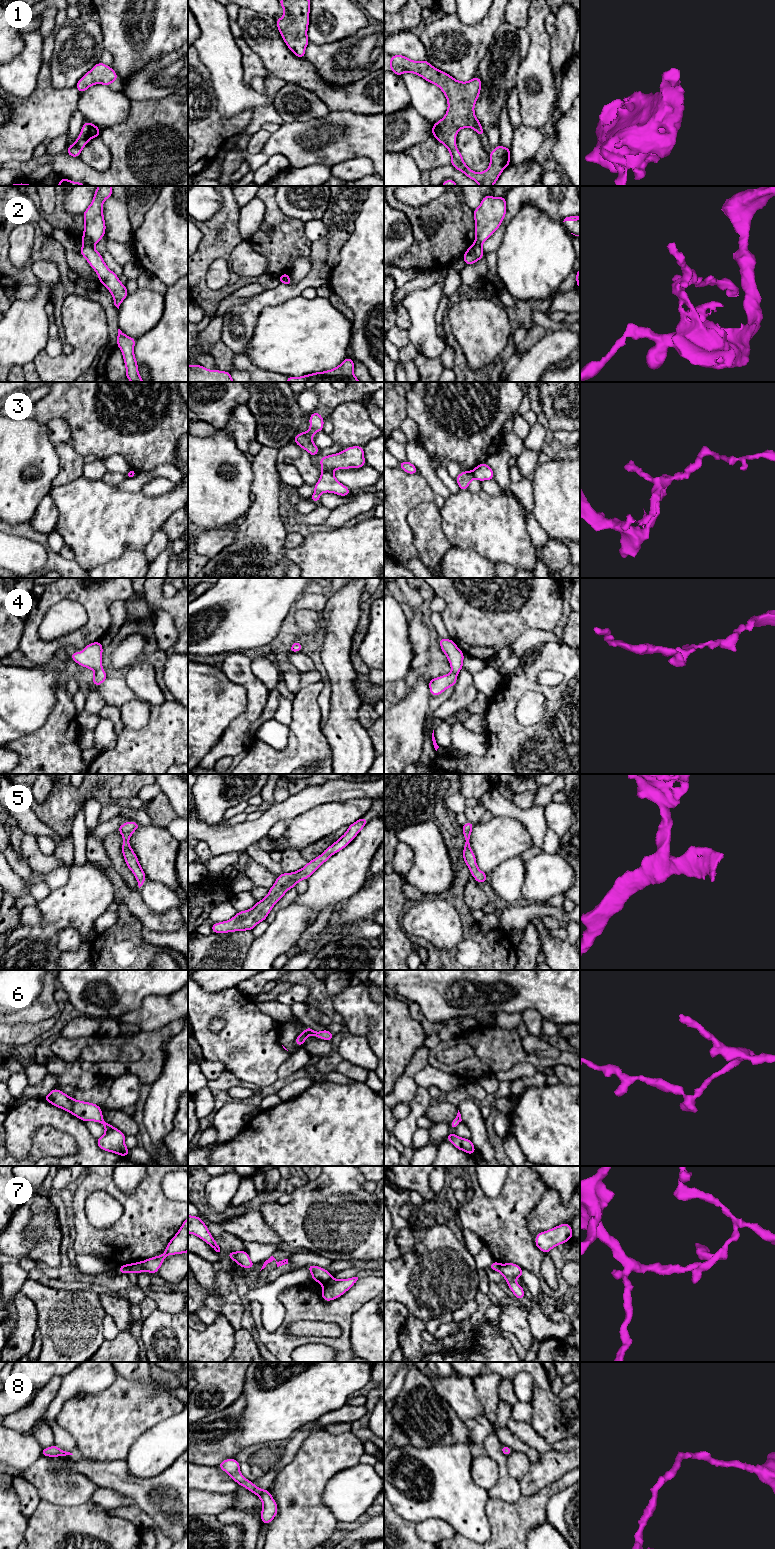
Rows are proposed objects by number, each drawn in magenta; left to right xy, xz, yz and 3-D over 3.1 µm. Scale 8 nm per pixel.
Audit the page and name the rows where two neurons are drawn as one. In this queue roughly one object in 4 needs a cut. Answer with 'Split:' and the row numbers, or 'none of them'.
Split: 2, 3, 7

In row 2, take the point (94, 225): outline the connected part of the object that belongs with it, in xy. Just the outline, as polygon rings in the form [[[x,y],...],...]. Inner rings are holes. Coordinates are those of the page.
[[[111,186],[97,187],[92,203],[83,213],[84,233],[81,238],[83,244],[94,246],[105,236],[106,225],[102,205],[112,195],[113,190]]]

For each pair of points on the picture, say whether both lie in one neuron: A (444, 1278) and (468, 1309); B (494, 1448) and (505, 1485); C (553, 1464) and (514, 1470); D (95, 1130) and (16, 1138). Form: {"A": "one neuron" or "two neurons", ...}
{"A": "two neurons", "B": "one neuron", "C": "two neurons", "D": "two neurons"}

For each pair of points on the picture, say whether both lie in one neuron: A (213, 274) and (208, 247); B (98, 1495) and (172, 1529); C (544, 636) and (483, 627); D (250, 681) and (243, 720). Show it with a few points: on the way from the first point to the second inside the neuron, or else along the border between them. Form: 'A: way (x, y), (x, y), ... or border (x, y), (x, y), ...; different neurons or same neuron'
A: border (227, 258), (210, 264), (207, 286); different neurons
B: border (105, 1488), (111, 1488), (128, 1496), (136, 1504); different neurons
C: border (546, 630), (526, 629), (512, 643), (504, 647); different neurons
D: way (253, 691), (253, 710); same neuron

